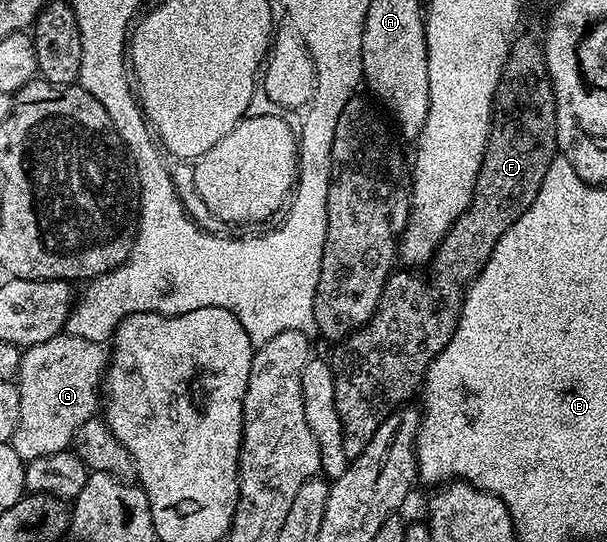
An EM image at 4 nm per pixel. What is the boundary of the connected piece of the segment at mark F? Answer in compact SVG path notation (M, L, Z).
M517 34L515 38L511 40L510 51L513 57L509 57L504 60L504 68L500 74L500 80L498 81L498 89L494 93L492 98L492 121L488 125L488 144L484 150L484 156L480 162L480 168L476 174L476 184L472 190L472 200L468 203L468 210L464 211L452 223L452 228L444 235L444 238L438 248L438 252L434 257L434 264L436 263L436 275L440 280L437 283L427 283L420 275L415 275L415 270L412 269L400 269L395 273L389 274L388 280L384 282L384 292L380 295L380 306L376 308L376 312L370 317L370 321L364 327L360 327L349 335L347 339L343 340L342 346L344 347L340 351L340 356L334 359L334 370L336 372L336 380L334 381L334 401L336 402L336 408L338 409L338 417L342 421L342 446L346 449L346 457L349 461L356 459L366 449L366 445L370 445L372 438L378 433L378 429L384 422L390 418L395 411L401 410L402 405L409 402L408 399L412 394L421 390L424 376L428 374L428 366L435 359L438 352L442 348L447 347L448 343L452 340L452 334L456 328L456 323L460 320L460 309L462 306L462 291L455 287L452 283L461 283L461 285L467 284L473 277L479 276L484 270L486 261L491 259L494 252L497 250L500 238L507 236L511 232L512 226L518 221L524 213L527 212L531 203L535 199L535 195L539 189L544 185L544 178L546 177L546 169L550 169L553 159L557 158L558 148L556 146L556 98L554 97L554 89L552 88L552 82L550 81L550 73L546 69L546 58L544 56L543 42L538 38L535 39L532 35L520 35Z

